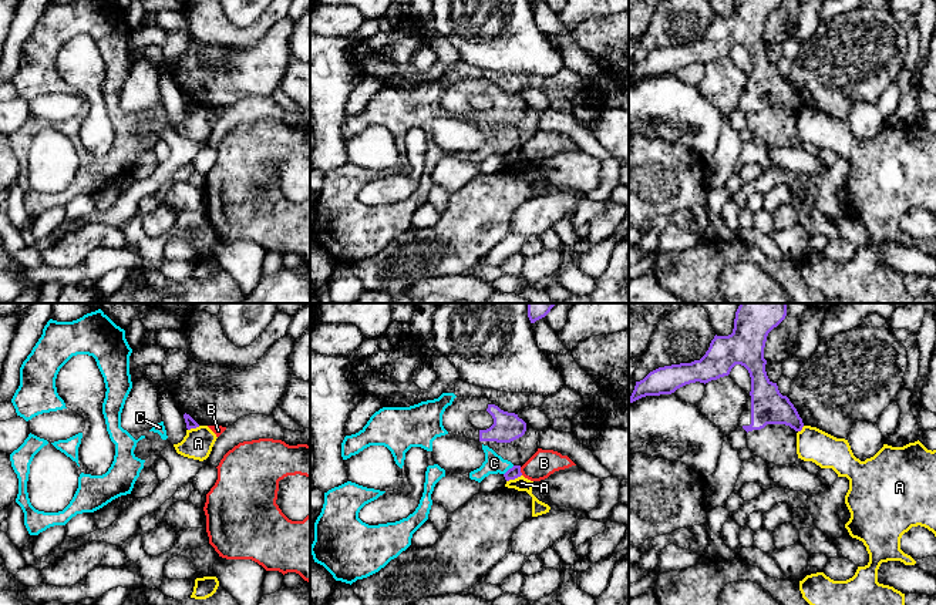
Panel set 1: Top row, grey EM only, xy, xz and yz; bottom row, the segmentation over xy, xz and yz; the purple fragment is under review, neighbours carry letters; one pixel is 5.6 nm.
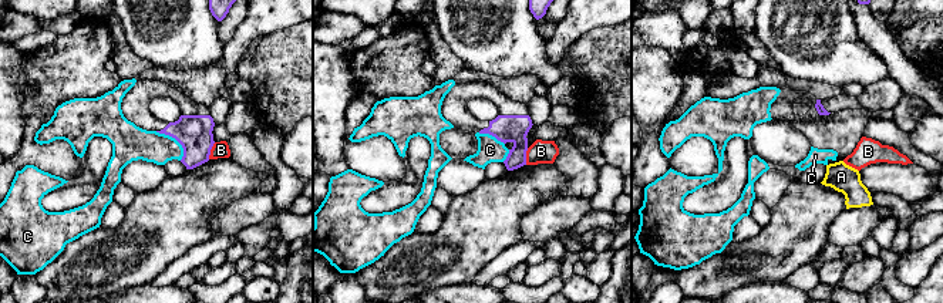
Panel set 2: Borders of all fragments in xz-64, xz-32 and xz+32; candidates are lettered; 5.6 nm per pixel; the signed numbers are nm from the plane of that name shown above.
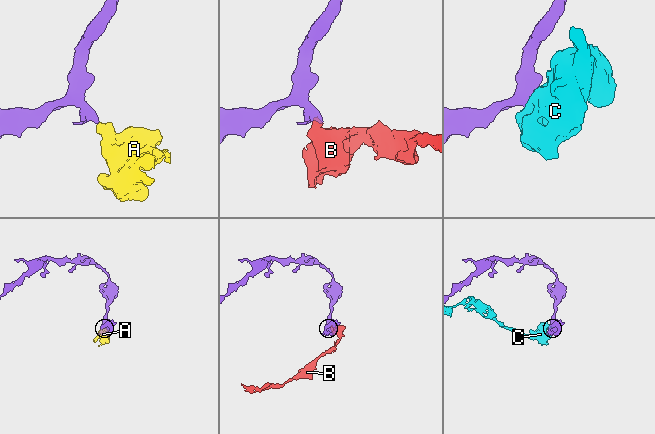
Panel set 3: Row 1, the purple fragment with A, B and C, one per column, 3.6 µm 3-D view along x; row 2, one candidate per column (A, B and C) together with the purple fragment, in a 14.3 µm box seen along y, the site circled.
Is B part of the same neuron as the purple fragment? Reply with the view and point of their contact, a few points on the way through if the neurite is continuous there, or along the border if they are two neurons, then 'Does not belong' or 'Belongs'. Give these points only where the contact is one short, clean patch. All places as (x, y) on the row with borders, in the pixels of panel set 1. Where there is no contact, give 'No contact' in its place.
Touches purple at xz (519, 471). Boundary: xz (519, 467), (522, 474). Does not belong

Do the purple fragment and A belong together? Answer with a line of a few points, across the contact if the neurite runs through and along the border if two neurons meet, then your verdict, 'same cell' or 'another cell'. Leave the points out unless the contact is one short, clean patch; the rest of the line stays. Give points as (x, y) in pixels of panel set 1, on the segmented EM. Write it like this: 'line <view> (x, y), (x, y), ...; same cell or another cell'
line xz (521, 474), (507, 481); another cell

